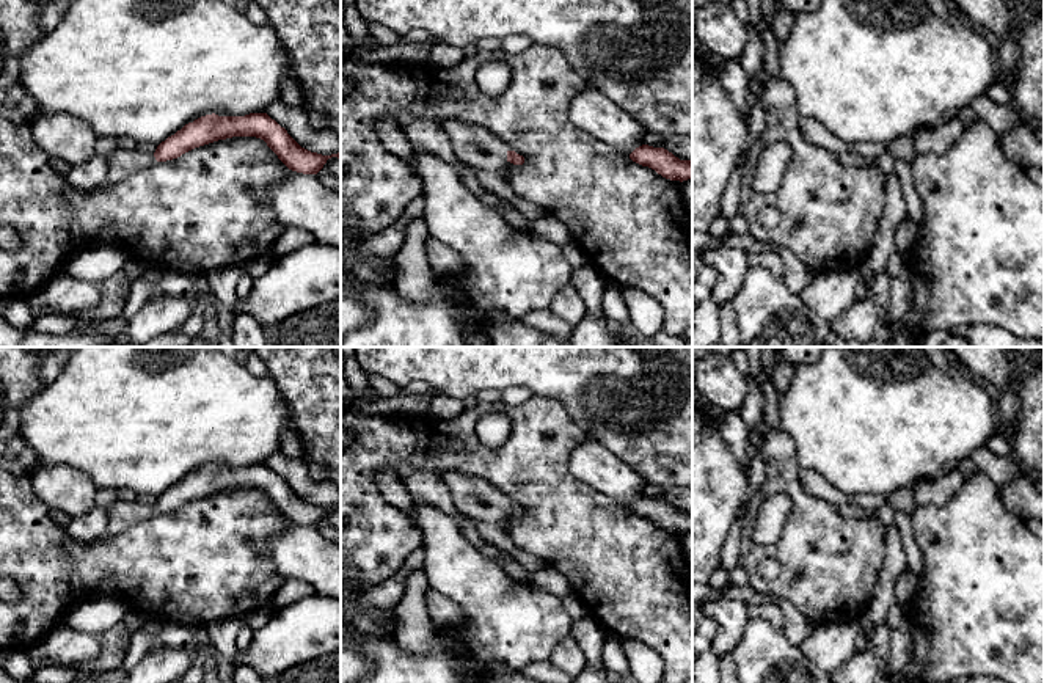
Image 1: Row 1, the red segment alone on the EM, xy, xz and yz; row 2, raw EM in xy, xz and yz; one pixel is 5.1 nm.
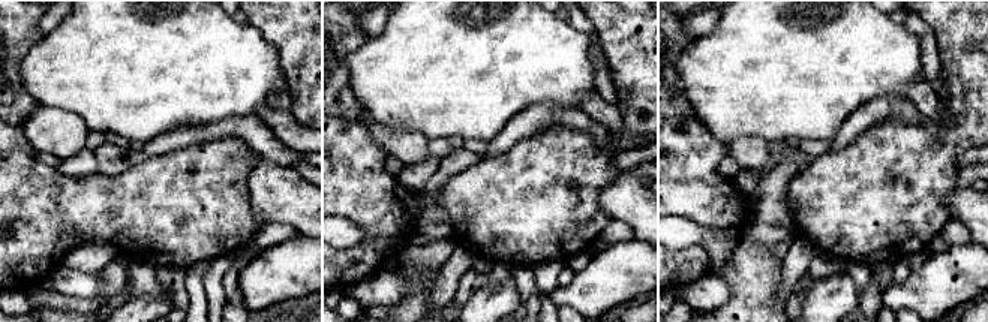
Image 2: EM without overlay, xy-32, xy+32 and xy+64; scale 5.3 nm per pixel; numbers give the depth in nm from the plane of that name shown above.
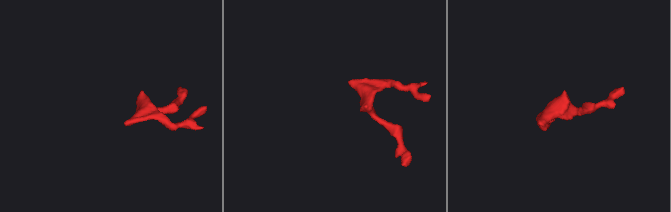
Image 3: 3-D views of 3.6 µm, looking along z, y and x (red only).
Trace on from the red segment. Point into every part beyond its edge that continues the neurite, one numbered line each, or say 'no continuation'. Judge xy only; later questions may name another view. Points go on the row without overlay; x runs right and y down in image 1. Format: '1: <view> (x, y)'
1: xy (121, 514)

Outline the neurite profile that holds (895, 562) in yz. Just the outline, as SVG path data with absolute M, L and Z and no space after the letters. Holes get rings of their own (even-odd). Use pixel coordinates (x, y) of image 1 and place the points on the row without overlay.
M893 523L885 532L884 564L862 619L870 620L876 626L885 622L890 606L896 603L895 581L906 570L907 557L898 528Z

